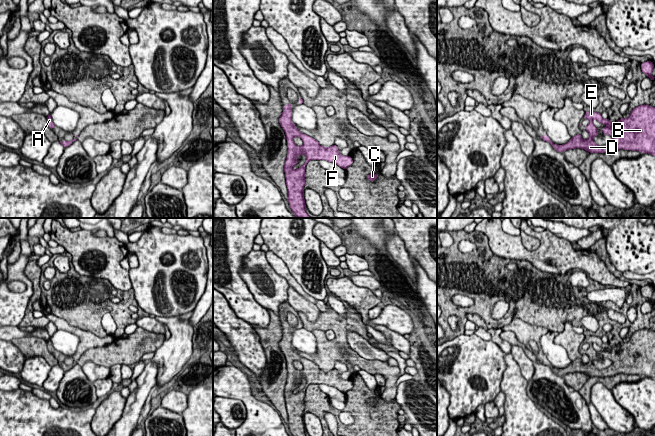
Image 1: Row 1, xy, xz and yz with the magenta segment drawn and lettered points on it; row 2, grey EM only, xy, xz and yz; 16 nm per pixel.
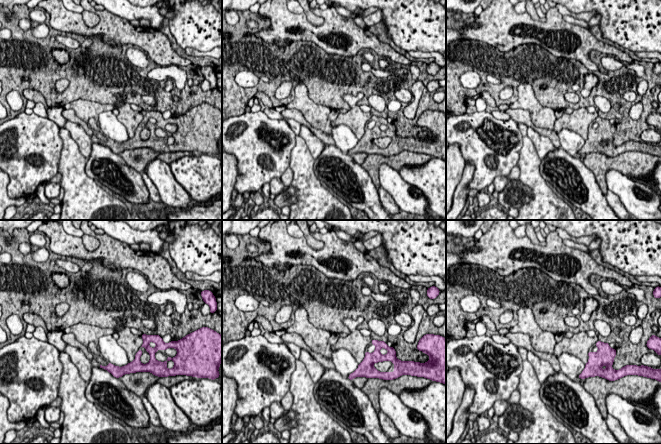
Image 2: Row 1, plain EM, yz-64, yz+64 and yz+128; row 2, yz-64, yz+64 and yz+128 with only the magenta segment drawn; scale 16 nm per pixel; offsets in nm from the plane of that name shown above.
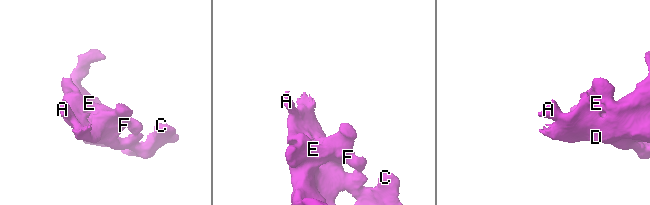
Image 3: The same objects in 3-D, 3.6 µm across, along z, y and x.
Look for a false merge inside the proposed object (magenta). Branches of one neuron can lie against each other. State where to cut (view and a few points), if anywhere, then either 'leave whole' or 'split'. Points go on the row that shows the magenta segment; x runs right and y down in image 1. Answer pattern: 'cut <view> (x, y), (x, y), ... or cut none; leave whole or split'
cut none; leave whole

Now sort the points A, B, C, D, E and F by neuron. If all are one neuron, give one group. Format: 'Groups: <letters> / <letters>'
Groups: A B C D E F

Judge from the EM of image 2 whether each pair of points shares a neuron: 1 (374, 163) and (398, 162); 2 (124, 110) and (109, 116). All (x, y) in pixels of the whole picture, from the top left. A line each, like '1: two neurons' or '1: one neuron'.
1: one neuron
2: two neurons

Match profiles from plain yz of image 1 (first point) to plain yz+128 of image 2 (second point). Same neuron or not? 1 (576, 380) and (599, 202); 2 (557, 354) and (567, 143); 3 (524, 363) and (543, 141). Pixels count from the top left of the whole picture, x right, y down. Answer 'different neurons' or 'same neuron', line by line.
1: different neurons
2: same neuron
3: same neuron

